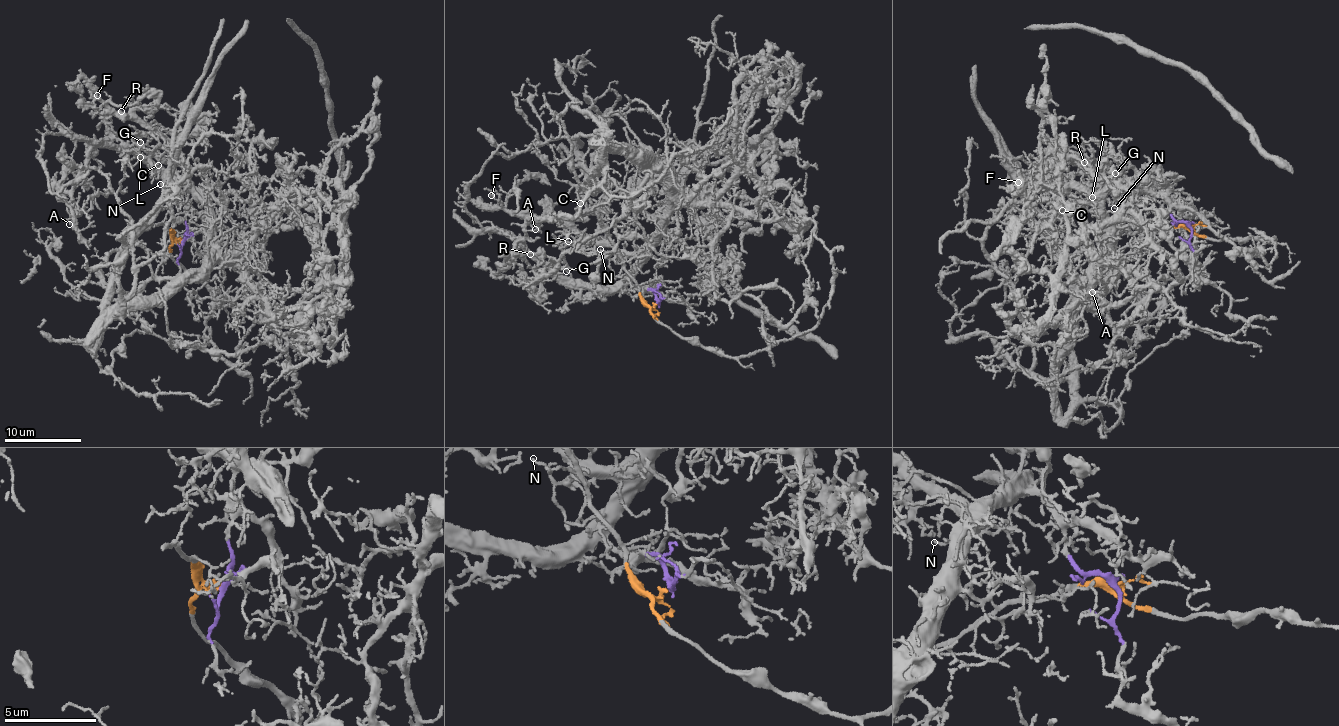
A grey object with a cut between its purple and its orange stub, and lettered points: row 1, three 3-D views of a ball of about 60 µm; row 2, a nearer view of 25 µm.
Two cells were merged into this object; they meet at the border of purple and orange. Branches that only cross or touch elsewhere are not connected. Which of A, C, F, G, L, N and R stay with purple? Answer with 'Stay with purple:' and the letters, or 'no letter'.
Stay with purple: A, C, F, G, L, N, R

